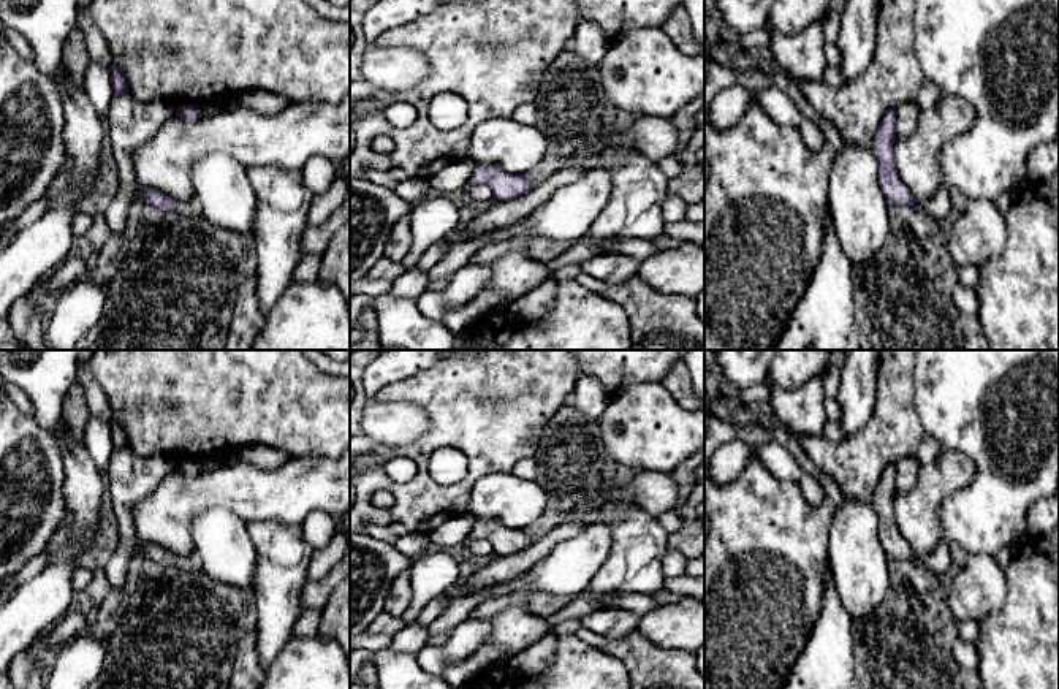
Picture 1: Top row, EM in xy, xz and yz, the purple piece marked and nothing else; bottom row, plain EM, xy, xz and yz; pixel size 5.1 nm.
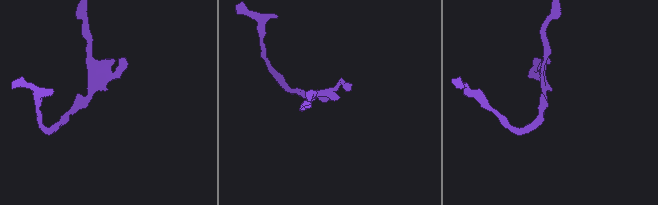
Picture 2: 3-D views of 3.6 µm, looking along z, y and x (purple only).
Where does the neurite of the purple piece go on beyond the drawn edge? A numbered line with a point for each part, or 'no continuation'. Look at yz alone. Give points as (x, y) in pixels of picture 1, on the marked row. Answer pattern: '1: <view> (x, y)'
1: yz (937, 208)

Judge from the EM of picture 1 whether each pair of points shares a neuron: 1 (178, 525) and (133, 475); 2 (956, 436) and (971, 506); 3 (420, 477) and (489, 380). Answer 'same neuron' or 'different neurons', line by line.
1: different neurons
2: same neuron
3: same neuron

